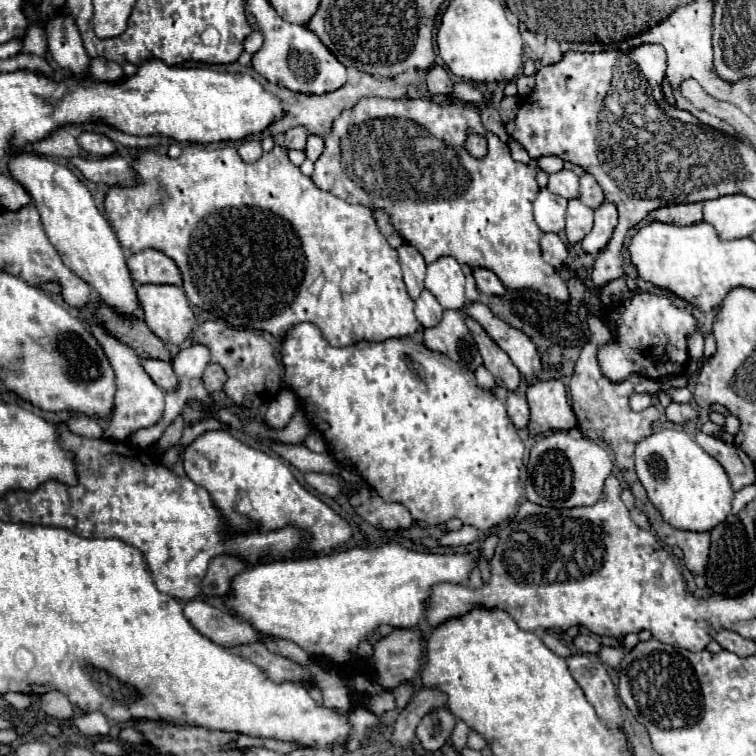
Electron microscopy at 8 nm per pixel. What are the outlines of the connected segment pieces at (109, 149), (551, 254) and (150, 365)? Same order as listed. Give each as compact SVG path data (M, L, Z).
M82 132L78 136L78 144L92 156L110 156L116 150L116 144L112 140L94 132Z
M542 234L540 238L540 248L542 248L542 256L548 264L552 264L554 268L560 268L564 264L564 260L568 258L568 250L566 244L558 238L558 234Z
M142 358L142 366L146 374L164 390L174 390L176 388L176 376L172 370L172 364L166 360L158 358Z

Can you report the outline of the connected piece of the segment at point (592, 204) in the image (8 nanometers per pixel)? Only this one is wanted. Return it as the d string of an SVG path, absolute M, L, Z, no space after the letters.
M582 174L580 176L580 200L588 208L598 208L604 202L602 188L598 186L598 182L590 174Z

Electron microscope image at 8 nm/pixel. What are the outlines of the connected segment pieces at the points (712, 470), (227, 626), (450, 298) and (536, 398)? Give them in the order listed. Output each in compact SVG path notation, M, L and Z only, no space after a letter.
M682 428L654 432L636 446L636 472L662 518L680 530L712 530L732 510L734 490L726 470Z
M190 600L184 604L184 616L200 634L210 638L220 646L236 646L236 644L250 644L258 640L258 632L232 616L226 610L206 604L204 600Z
M438 258L428 264L424 286L446 310L462 310L466 306L464 274L454 258Z
M538 380L526 392L530 406L528 432L534 436L548 430L576 428L576 416L568 404L566 388L560 380Z

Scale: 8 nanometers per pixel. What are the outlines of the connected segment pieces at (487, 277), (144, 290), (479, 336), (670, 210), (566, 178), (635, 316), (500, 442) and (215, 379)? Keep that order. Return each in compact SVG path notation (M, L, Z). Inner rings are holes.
M476 268L472 272L474 280L476 280L476 286L480 292L484 294L504 294L504 284L498 280L498 276L492 272L492 270L486 270L486 268Z
M138 284L138 298L144 310L144 322L164 342L182 344L194 330L196 318L180 286Z
M470 316L464 318L468 330L472 330L472 336L476 338L476 346L480 350L480 356L484 360L486 370L492 372L492 376L496 378L496 384L506 388L506 390L516 390L520 384L520 372L518 368L512 364L510 356L496 346L496 342L484 332L484 328Z
M676 204L676 206L664 206L652 212L652 220L664 222L664 224L678 224L678 226L690 226L698 224L702 220L702 204Z
M560 170L556 174L550 174L548 190L566 200L578 198L578 176L572 170Z
M644 292L640 296L634 296L628 304L624 304L616 310L610 310L608 322L618 328L618 334L614 338L614 344L604 346L598 352L598 362L602 366L602 372L610 380L620 382L630 372L642 372L652 378L664 378L670 374L684 372L684 366L688 362L686 336L690 332L698 330L698 326L696 326L694 316L690 312L676 308L666 294ZM660 362L664 362L666 366L664 368L658 366Z
M310 322L298 324L290 330L290 334L282 346L282 364L286 368L286 380L288 380L290 388L302 400L302 406L306 408L306 414L310 416L312 424L328 440L330 454L336 458L336 462L340 462L342 466L346 464L346 466L356 468L358 474L378 492L380 498L384 498L386 502L404 504L410 510L414 520L422 520L426 524L444 524L450 518L460 518L464 524L470 524L478 530L488 530L488 528L492 528L516 514L521 503L519 501L520 488L528 480L528 473L521 473L524 469L525 446L518 436L518 430L514 428L514 424L510 422L510 418L506 414L506 406L492 392L480 390L480 386L476 384L474 372L462 368L458 362L452 362L448 356L444 356L440 352L428 350L424 344L418 344L412 338L390 338L390 340L384 340L378 344L360 342L356 346L336 348L322 336L320 328Z
M210 364L206 370L204 370L204 386L208 392L216 392L224 386L226 382L226 374L224 370L218 366L218 364Z

